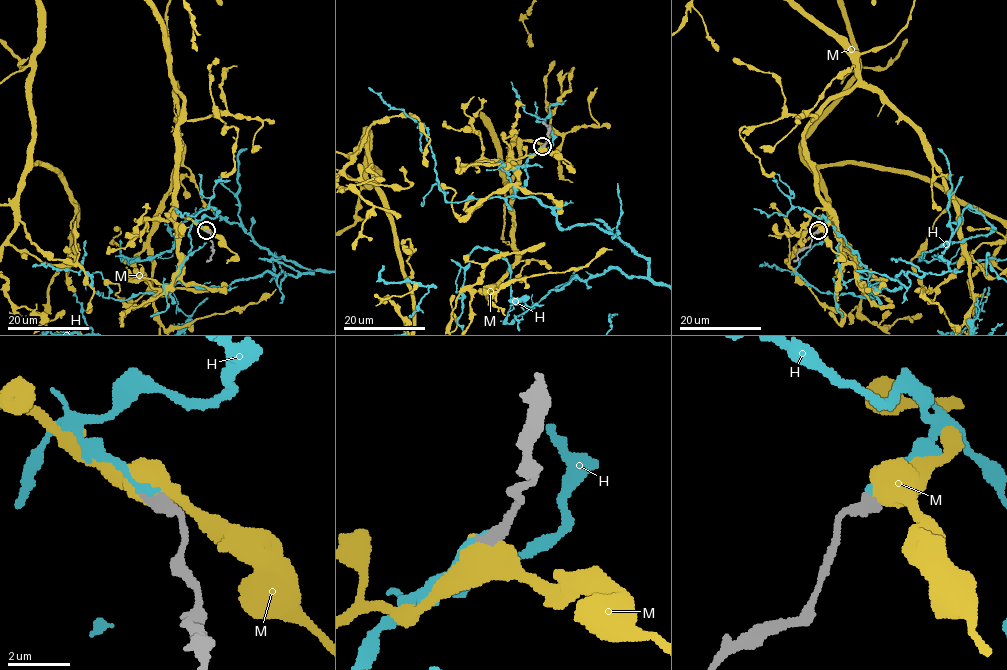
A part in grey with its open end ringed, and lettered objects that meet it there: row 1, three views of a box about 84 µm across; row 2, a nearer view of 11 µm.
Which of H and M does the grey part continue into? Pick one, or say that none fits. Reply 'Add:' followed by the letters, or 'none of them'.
Add: H

